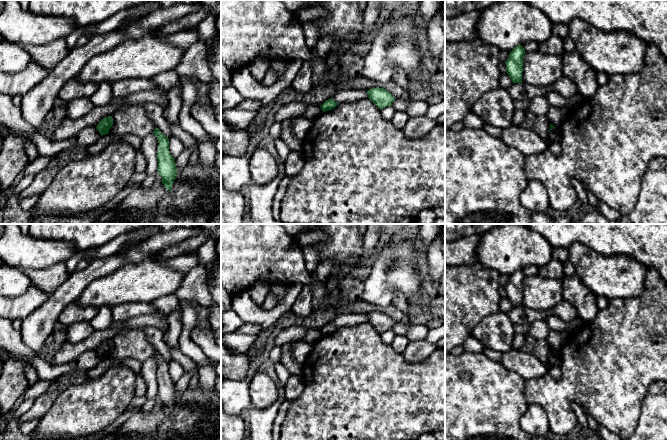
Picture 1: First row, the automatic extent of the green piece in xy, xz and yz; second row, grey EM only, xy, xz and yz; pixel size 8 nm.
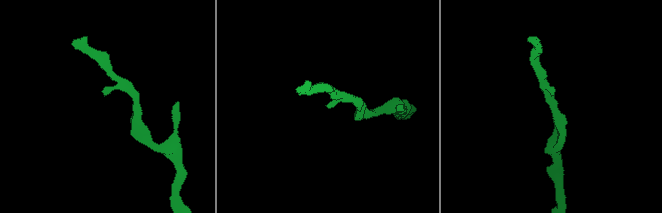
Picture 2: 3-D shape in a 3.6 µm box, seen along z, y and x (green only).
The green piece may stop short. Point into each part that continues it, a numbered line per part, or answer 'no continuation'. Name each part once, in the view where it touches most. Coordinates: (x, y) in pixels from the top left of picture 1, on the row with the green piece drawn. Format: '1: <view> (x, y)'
no continuation

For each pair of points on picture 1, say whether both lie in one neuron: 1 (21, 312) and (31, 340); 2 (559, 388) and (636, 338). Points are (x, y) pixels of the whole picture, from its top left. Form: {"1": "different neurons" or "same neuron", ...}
{"1": "different neurons", "2": "same neuron"}

